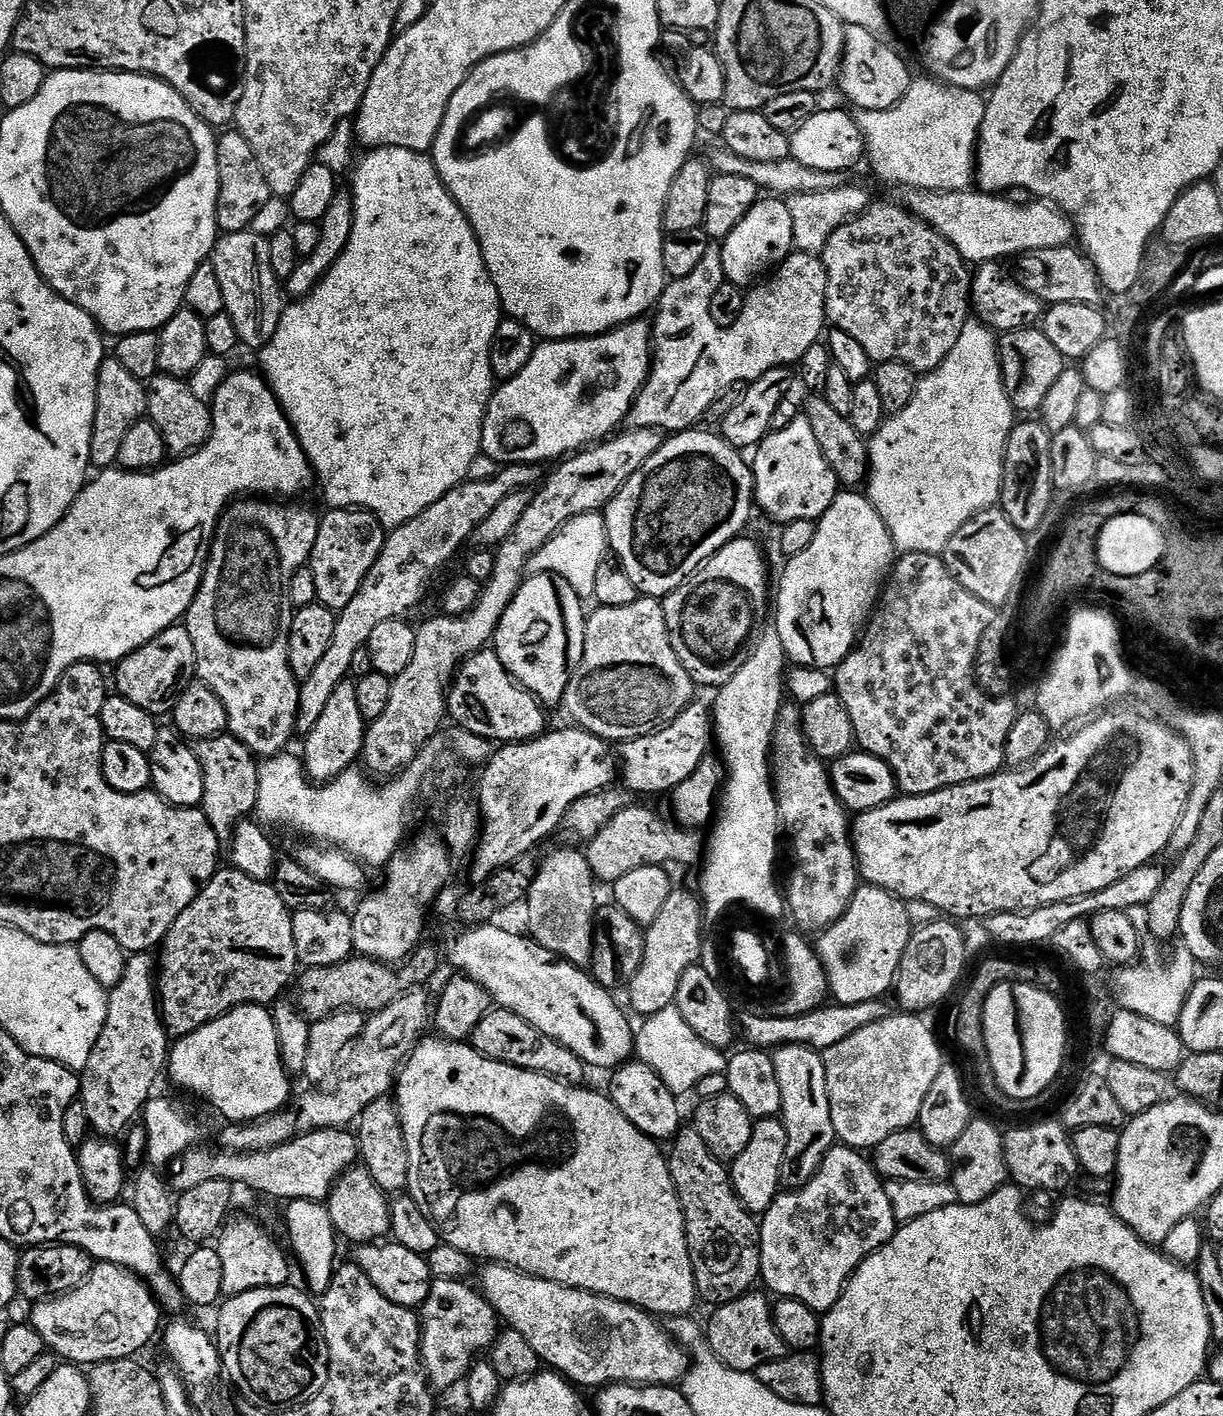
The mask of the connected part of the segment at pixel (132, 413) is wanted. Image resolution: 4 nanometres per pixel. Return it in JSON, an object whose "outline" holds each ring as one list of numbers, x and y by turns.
{"outline":[[106,358,100,367,96,383,96,413,94,430,90,438,91,467,96,470,107,470,116,464,118,453,130,426,145,419,148,410,148,390,145,381,134,378,122,362]]}

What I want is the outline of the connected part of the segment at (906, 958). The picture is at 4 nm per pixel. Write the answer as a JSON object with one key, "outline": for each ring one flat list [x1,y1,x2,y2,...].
{"outline":[[942,918,933,924,925,924,913,931,898,966,894,997,908,1014,924,1014,927,1008,936,1008,956,988,964,963,968,960,968,944,960,933,961,925,951,919]]}

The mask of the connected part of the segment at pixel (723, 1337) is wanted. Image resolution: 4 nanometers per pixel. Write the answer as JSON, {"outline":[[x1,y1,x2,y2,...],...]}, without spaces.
{"outline":[[753,1290,734,1302,719,1305,713,1311,716,1313,706,1323,706,1339,712,1353,730,1366,730,1370,755,1374,758,1366,766,1366,766,1362,774,1362,774,1358,788,1355,790,1350,782,1342,778,1326,774,1326,772,1306,773,1301,763,1291]]}

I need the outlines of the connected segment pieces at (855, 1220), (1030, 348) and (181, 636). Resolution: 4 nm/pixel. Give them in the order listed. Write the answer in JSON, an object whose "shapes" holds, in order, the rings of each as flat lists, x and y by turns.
{"shapes":[[[837,1143,826,1154,818,1174,795,1190,781,1191,776,1201,763,1209,760,1226,760,1280,776,1298,794,1298,818,1314,829,1312,844,1293,849,1278,867,1256,874,1254,895,1234,898,1221,871,1159,863,1151]],[[1029,326,1003,333,998,343,1000,369,1013,409,1020,414,1039,413,1042,402,1046,402,1046,394,1054,387,1054,382,1062,378,1066,367,1064,356,1058,354,1058,350,1050,343,1050,338,1046,338,1043,327,1040,326]],[[173,626,115,665,114,688,118,695,134,702,134,706,142,706,142,710,150,715,157,718,167,717,175,708,182,690,186,690,186,686,190,686,197,679,197,662,198,654,194,654,194,642,187,627]]]}

